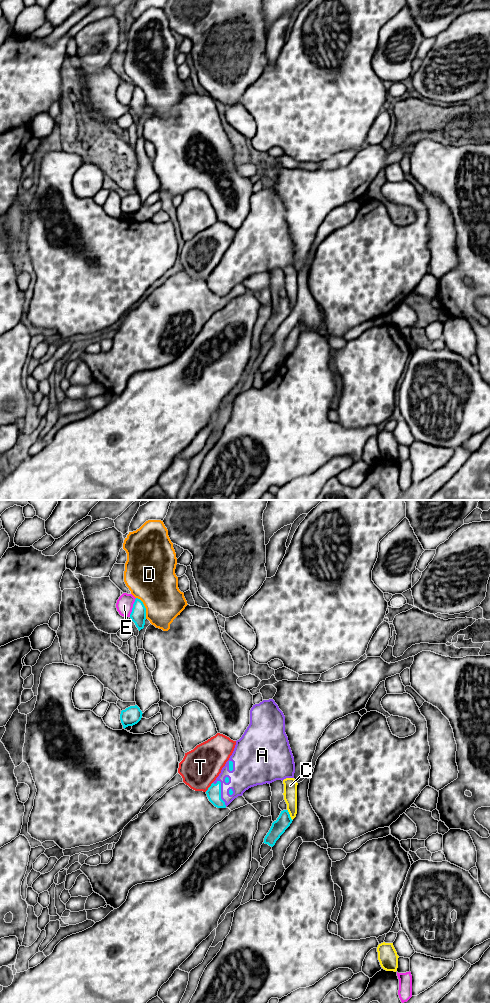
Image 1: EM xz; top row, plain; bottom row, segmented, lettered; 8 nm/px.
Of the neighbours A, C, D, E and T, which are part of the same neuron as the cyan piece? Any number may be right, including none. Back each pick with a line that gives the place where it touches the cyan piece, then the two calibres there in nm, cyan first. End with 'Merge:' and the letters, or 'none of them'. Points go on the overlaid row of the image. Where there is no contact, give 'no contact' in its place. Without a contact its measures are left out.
A: xz (220, 793) | 110/220 nm
Merge: A

